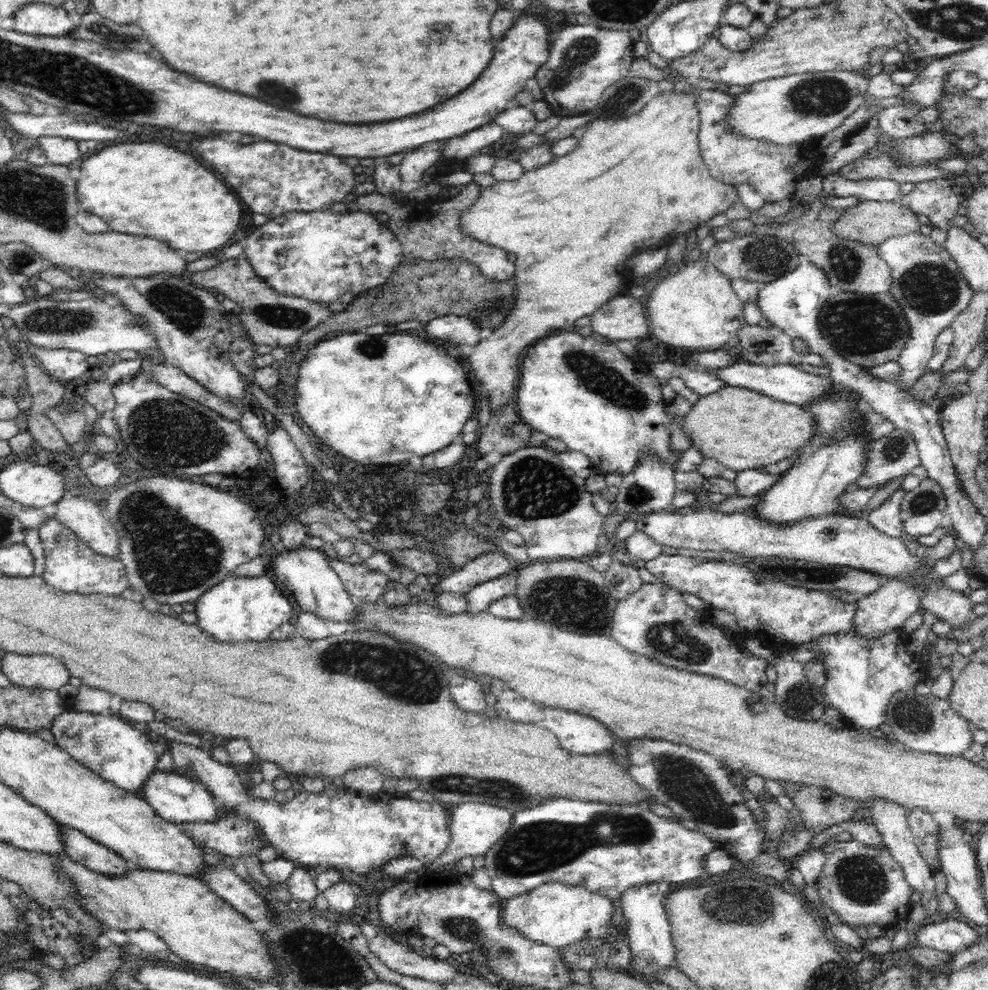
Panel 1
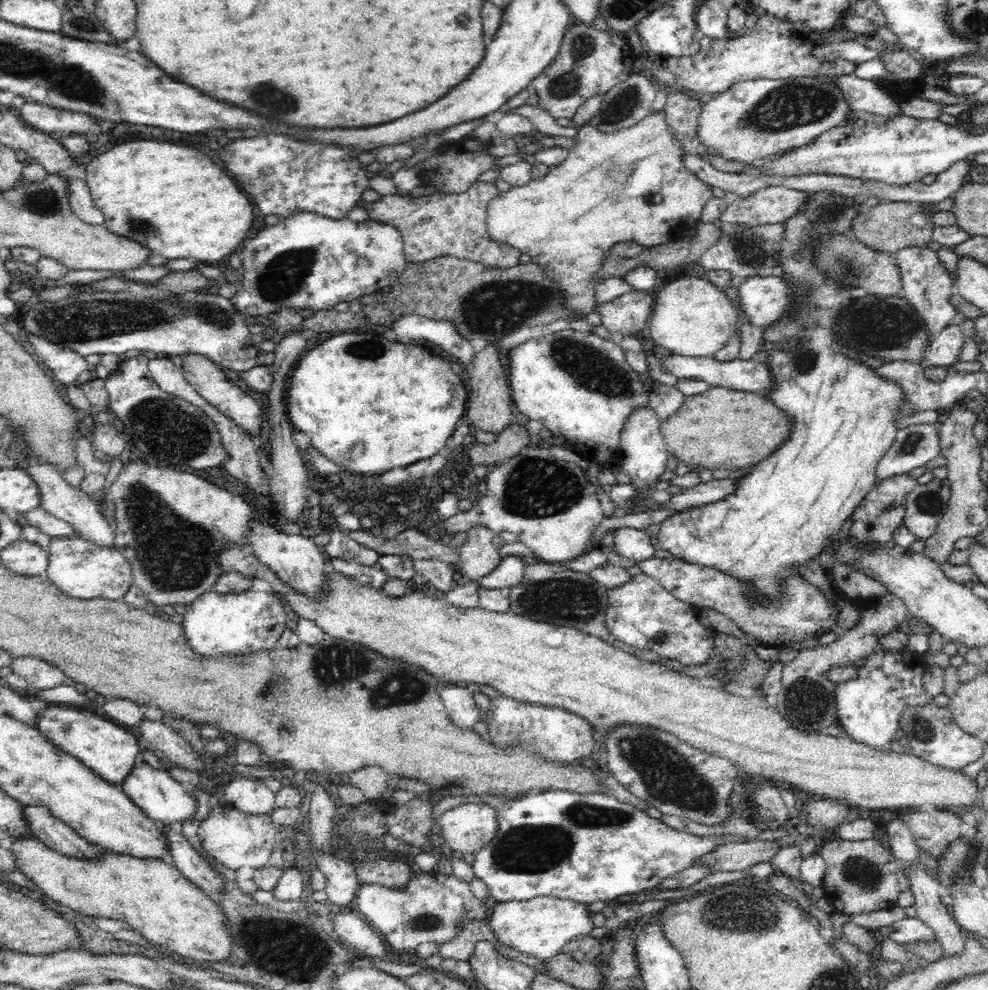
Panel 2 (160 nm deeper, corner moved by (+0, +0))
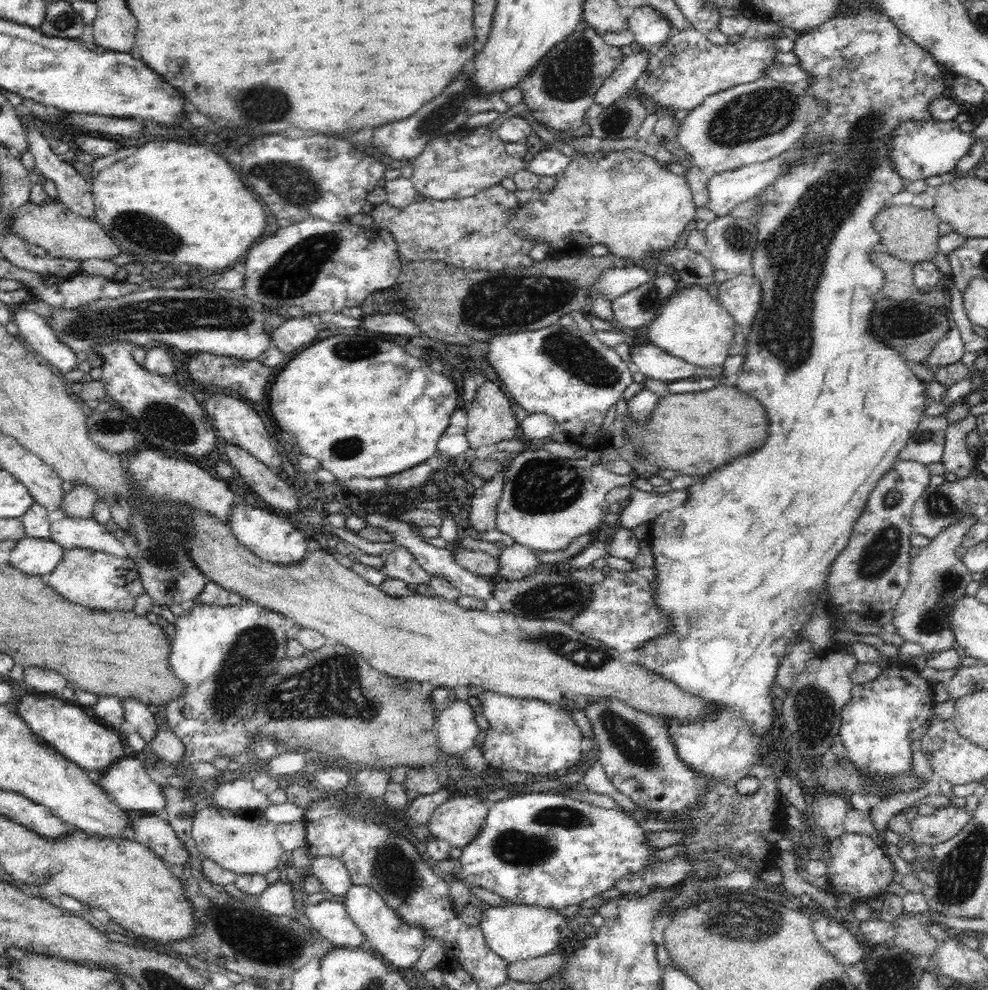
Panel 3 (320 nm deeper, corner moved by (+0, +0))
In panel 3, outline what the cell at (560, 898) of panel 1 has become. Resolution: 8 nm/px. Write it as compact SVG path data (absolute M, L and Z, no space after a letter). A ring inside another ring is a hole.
M514 904L505 906L491 906L482 911L479 927L481 928L487 946L506 962L518 962L518 960L528 960L538 958L553 953L558 946L561 937L558 934L558 926L562 924L572 924L574 920L554 912L554 908L540 908L540 906L526 906L524 904Z

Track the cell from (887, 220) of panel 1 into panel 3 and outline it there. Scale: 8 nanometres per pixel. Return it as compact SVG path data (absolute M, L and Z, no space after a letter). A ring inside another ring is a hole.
M910 205L885 208L874 218L872 227L876 229L880 243L886 247L888 254L912 265L914 262L932 259L938 254L938 224L940 221L932 209L924 210Z

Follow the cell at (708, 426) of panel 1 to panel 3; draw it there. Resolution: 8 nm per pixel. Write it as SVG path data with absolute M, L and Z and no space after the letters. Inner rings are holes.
M720 385L702 392L669 394L659 402L646 424L636 425L628 414L623 434L631 438L639 456L645 456L661 469L678 470L686 476L706 476L736 456L762 446L768 436L764 406L735 386Z

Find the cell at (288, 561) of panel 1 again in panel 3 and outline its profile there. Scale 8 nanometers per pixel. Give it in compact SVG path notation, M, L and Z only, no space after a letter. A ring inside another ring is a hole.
M250 504L234 505L227 522L242 546L266 562L277 565L299 564L305 559L304 555L308 554L305 534L287 521L284 516L278 516L264 508Z

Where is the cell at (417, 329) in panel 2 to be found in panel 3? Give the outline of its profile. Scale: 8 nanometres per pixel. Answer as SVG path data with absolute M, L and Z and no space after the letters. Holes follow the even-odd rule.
M378 313L373 315L364 315L362 325L358 330L371 330L387 335L404 335L415 337L421 335L421 329L412 318L406 318L400 313Z

